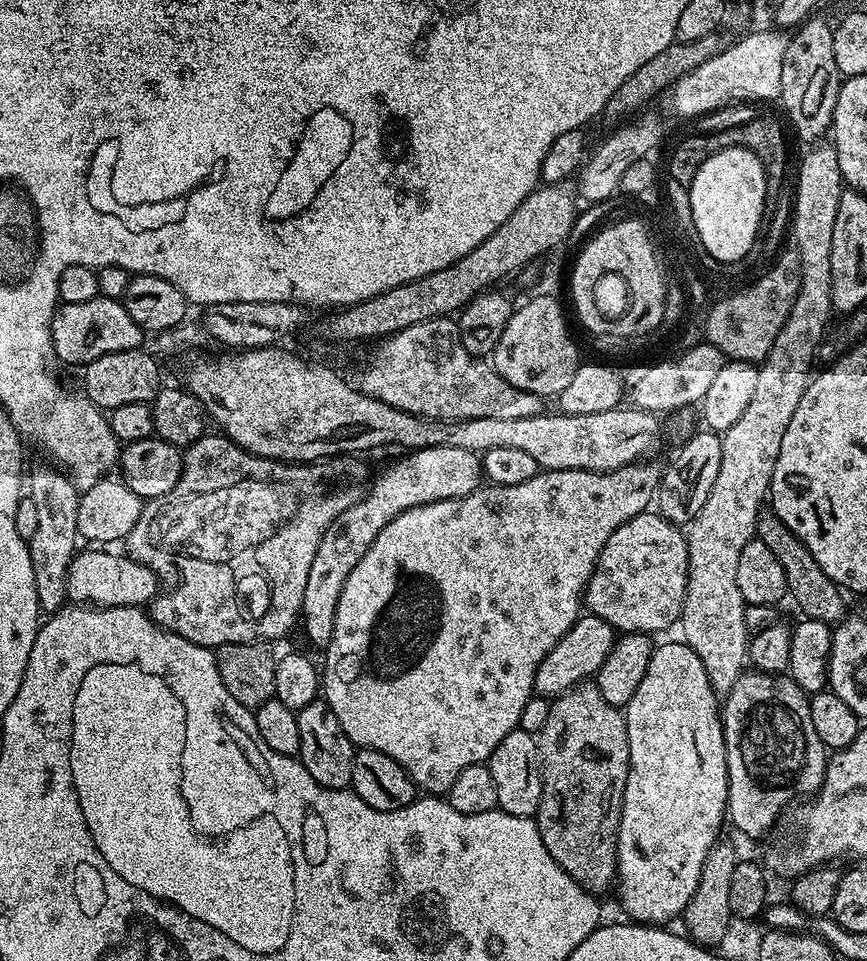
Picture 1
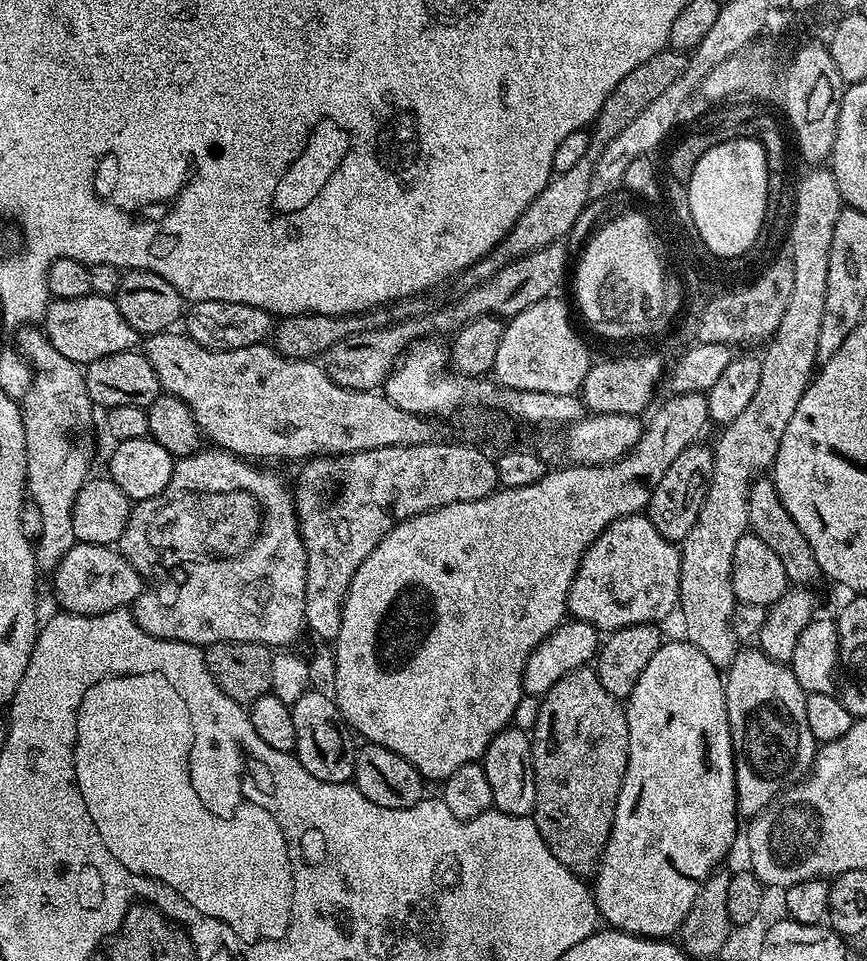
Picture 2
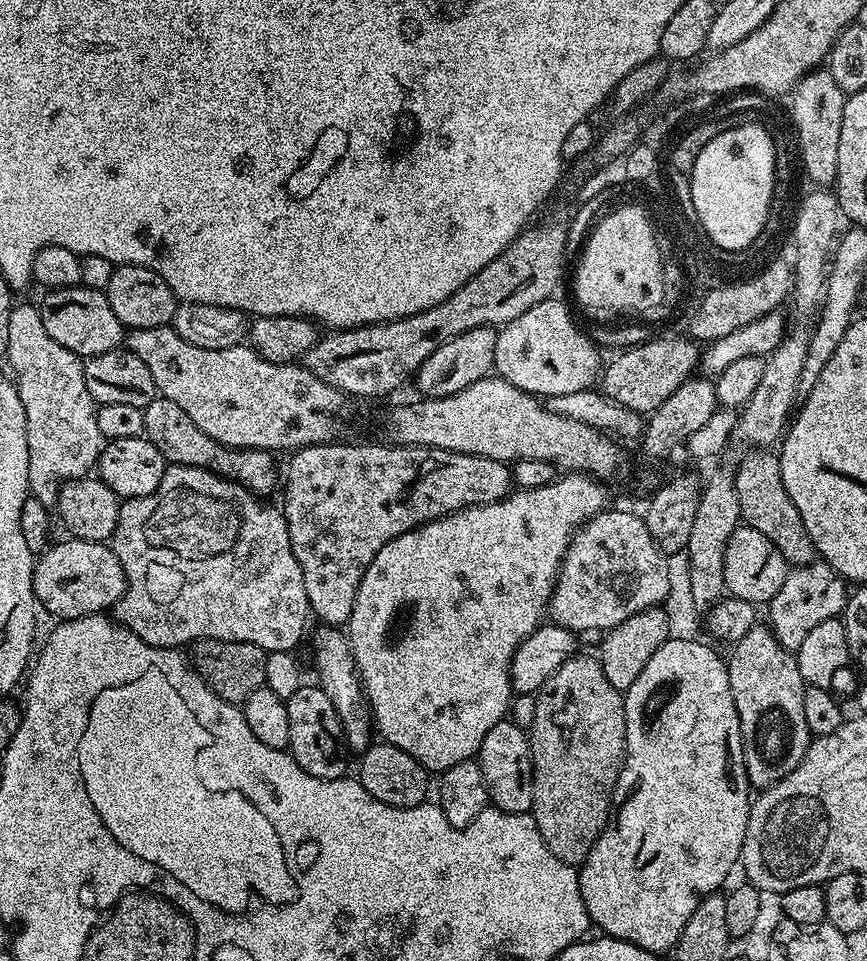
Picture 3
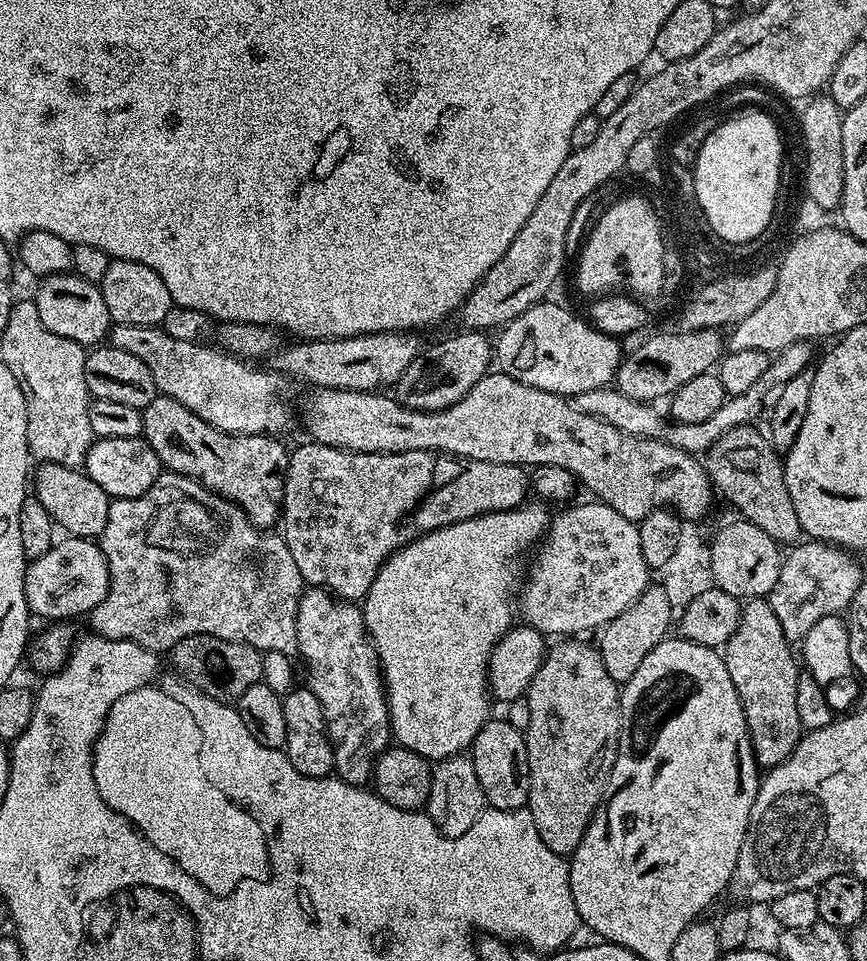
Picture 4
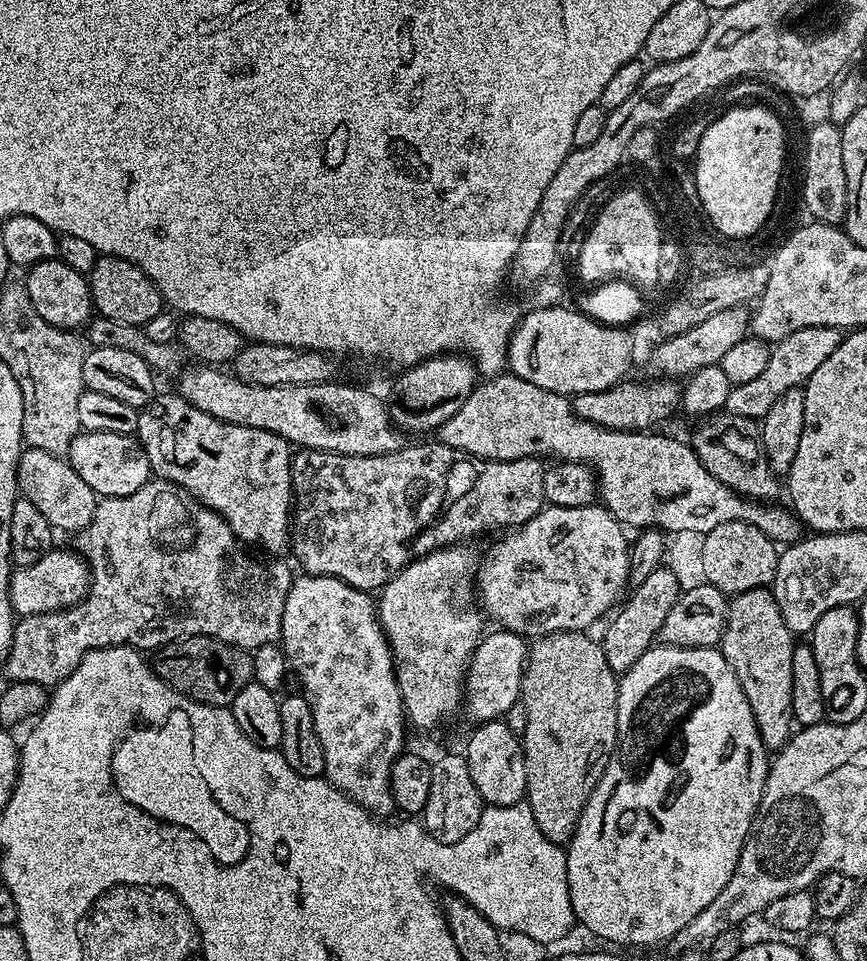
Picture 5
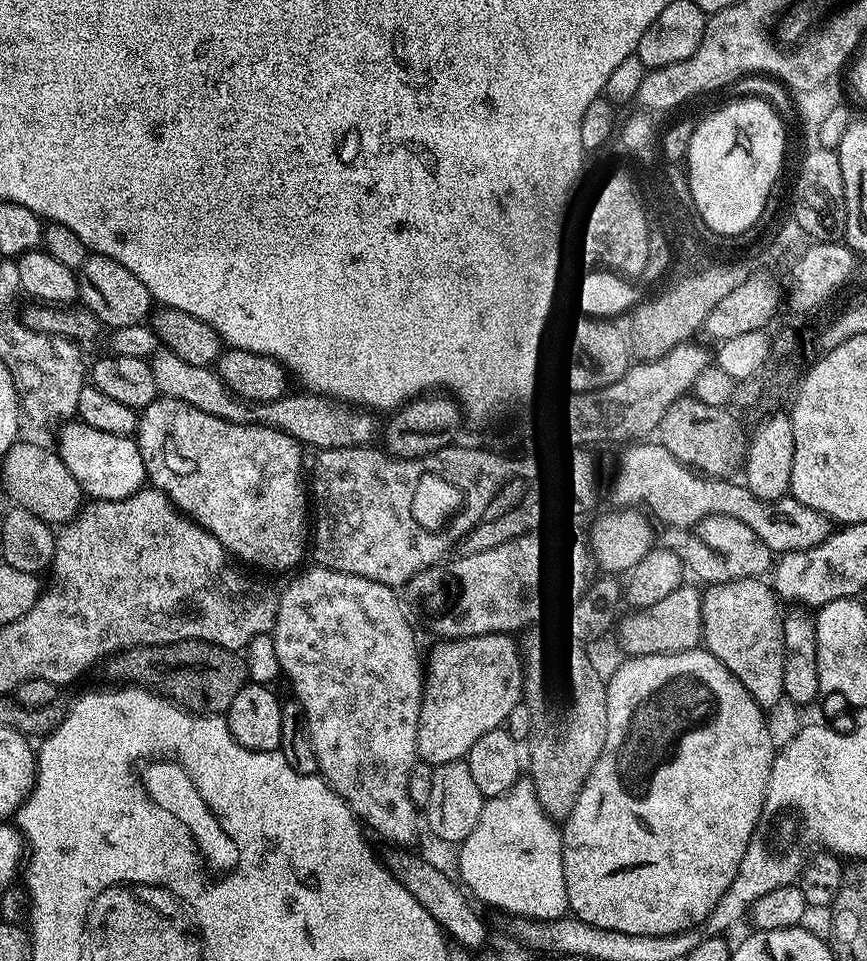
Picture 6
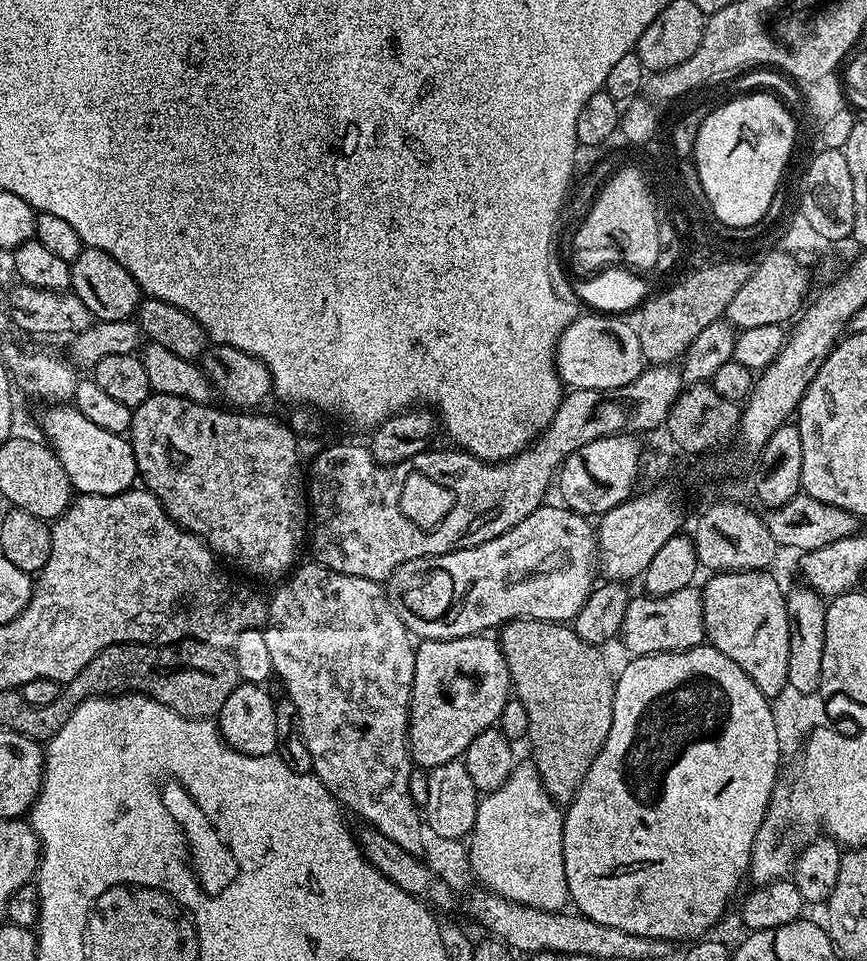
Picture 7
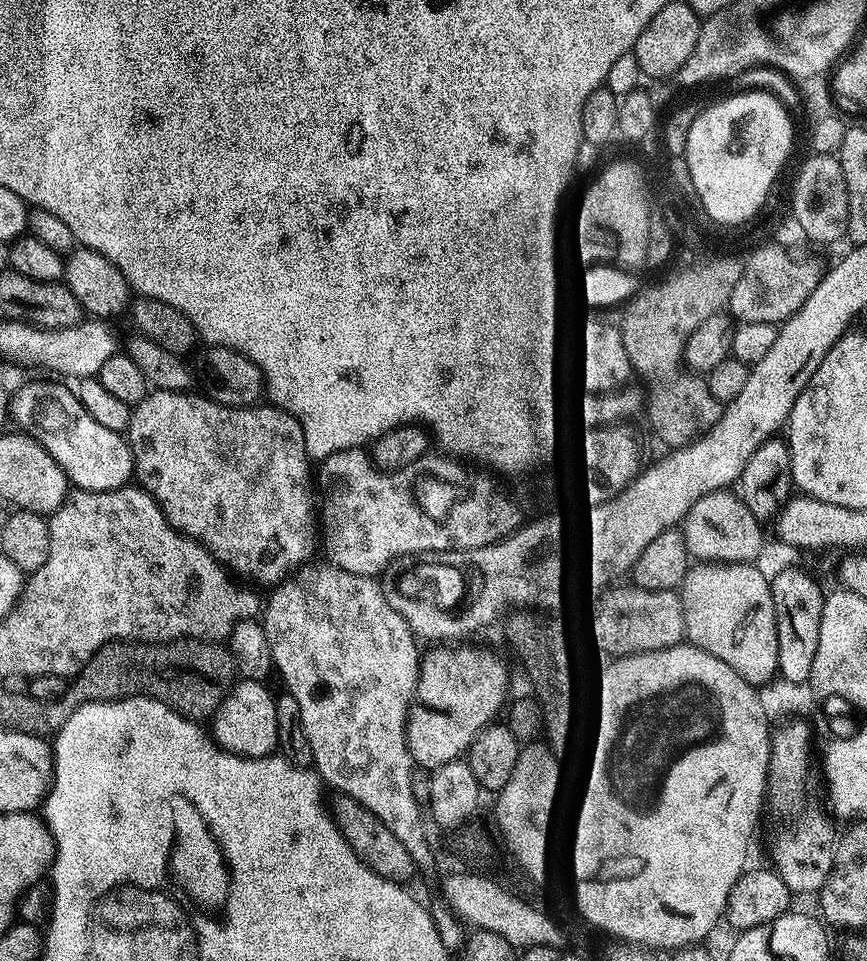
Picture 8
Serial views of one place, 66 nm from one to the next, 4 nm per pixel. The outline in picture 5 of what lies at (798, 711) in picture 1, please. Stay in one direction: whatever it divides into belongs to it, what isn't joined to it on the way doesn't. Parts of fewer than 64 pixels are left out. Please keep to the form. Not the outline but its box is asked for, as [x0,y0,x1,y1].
[718,588,794,750]

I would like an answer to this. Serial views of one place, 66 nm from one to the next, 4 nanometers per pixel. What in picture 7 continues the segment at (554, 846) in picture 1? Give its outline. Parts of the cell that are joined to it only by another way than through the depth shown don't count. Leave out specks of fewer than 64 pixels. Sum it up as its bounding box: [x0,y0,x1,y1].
[498,620,613,806]

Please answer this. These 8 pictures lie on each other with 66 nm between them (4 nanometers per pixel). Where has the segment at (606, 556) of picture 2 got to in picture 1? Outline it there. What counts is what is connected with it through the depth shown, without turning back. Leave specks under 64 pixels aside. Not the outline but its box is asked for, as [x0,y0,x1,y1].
[583,510,688,634]

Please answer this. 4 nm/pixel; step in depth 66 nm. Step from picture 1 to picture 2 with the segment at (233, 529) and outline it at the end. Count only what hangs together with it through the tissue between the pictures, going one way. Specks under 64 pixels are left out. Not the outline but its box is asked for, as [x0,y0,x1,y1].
[118,446,306,650]

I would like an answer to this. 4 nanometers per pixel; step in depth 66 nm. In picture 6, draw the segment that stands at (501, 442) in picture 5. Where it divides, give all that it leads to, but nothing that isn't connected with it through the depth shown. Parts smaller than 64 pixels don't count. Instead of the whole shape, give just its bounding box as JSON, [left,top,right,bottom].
[616,442,830,554]

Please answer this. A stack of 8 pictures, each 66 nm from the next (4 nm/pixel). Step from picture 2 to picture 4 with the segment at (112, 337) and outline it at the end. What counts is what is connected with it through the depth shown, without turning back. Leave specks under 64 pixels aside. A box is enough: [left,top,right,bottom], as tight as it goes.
[34,272,114,346]

